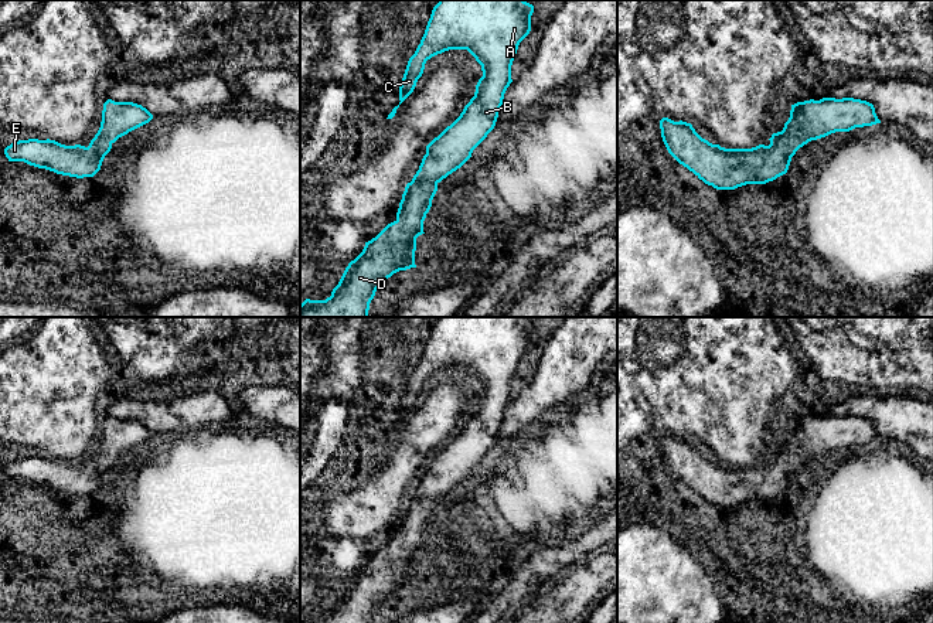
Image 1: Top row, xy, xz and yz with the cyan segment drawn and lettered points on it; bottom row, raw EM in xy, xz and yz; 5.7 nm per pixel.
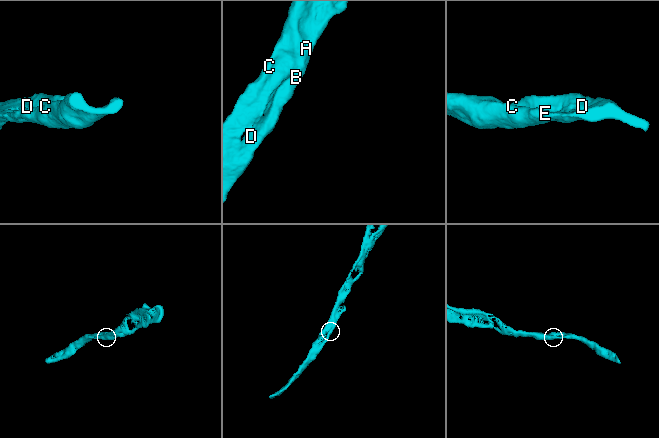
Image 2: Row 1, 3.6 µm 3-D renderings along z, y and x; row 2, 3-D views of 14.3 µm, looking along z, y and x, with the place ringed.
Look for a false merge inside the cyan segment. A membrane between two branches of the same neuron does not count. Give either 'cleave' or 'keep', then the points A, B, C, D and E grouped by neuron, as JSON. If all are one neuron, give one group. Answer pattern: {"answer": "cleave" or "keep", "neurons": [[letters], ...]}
{"answer": "keep", "neurons": [["A", "B", "C", "D", "E"]]}

